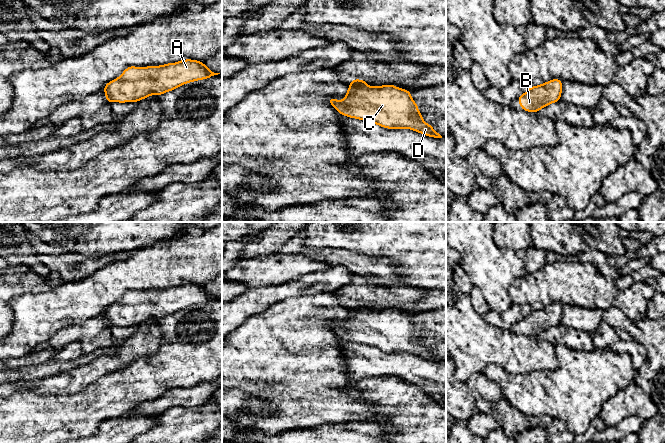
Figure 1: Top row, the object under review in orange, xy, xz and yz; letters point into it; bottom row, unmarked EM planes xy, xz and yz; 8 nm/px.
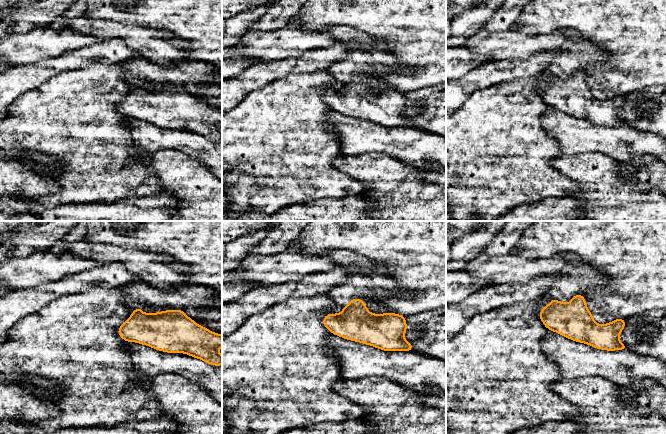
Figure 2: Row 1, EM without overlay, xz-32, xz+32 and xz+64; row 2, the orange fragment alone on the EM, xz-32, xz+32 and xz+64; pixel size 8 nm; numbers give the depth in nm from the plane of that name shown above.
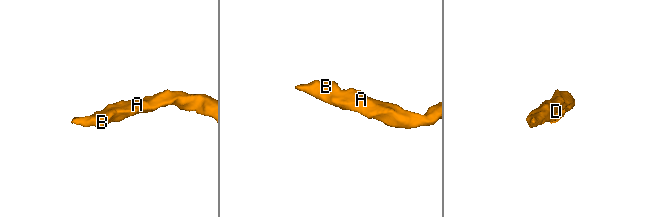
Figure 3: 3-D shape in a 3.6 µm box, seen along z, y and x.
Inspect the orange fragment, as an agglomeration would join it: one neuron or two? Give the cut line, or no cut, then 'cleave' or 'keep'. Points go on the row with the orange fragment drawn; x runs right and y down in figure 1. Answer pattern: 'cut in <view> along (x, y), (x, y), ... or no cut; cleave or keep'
no cut; keep

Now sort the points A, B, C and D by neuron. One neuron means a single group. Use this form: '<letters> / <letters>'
A B C D

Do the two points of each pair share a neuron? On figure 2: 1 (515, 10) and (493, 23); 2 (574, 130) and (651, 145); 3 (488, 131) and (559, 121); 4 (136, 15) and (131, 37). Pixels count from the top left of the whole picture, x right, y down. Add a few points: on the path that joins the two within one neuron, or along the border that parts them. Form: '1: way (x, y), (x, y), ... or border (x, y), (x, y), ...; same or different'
1: way (510, 11), (498, 20); same
2: way (593, 137), (632, 139); same
3: border (549, 106), (543, 115), (541, 125), (557, 140); different
4: border (110, 20), (150, 28), (155, 32); different

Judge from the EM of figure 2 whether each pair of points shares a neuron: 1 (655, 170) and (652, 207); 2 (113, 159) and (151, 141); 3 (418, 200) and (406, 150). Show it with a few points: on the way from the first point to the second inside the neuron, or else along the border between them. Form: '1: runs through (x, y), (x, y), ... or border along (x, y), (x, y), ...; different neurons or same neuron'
1: border along (637, 172), (638, 186), (641, 189), (655, 189); different neurons
2: border along (130, 125), (130, 139), (134, 146), (144, 153); different neurons
3: border along (387, 153), (419, 165); different neurons

